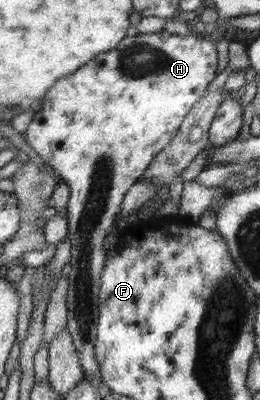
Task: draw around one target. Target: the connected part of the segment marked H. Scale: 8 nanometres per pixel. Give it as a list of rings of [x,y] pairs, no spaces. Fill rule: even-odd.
[[[162,30],[158,33],[154,34],[140,34],[137,33],[135,36],[126,36],[126,38],[122,41],[121,44],[119,44],[116,47],[116,50],[113,50],[112,52],[102,52],[102,56],[98,56],[98,58],[94,58],[94,60],[90,60],[90,64],[86,64],[86,68],[80,67],[78,68],[78,72],[72,72],[72,74],[69,75],[64,75],[64,78],[61,78],[58,80],[58,82],[54,83],[54,86],[50,88],[48,91],[48,94],[44,95],[43,102],[42,102],[42,109],[39,112],[35,112],[34,117],[32,118],[32,121],[30,122],[30,125],[28,126],[28,130],[26,130],[26,143],[28,143],[28,146],[36,152],[36,155],[39,156],[39,158],[46,162],[58,176],[70,187],[70,198],[68,200],[67,206],[64,209],[64,212],[66,212],[66,217],[68,217],[68,236],[66,240],[70,240],[70,244],[72,244],[72,251],[71,251],[71,257],[70,257],[70,264],[71,264],[71,271],[68,274],[68,290],[67,290],[67,306],[68,306],[68,320],[67,320],[67,329],[68,332],[72,335],[72,342],[74,343],[74,347],[76,347],[76,351],[78,351],[78,358],[80,360],[80,364],[82,368],[84,368],[84,372],[87,376],[94,376],[94,378],[101,378],[100,376],[100,369],[98,369],[98,360],[96,359],[96,348],[94,348],[94,344],[96,343],[97,340],[97,324],[100,322],[100,292],[101,292],[101,278],[102,278],[102,267],[105,266],[106,262],[106,257],[107,254],[104,252],[102,249],[102,243],[104,243],[104,239],[108,234],[108,228],[112,226],[112,224],[115,224],[117,222],[117,216],[120,213],[120,210],[122,208],[122,201],[124,198],[124,194],[132,188],[132,186],[135,186],[137,182],[142,178],[142,176],[147,172],[147,169],[150,168],[150,164],[153,162],[154,159],[157,158],[158,154],[162,153],[164,149],[169,147],[171,144],[171,141],[174,139],[174,136],[177,136],[177,133],[180,131],[181,125],[184,123],[185,117],[191,112],[192,108],[196,105],[198,100],[200,100],[200,96],[204,94],[204,90],[206,88],[209,88],[209,84],[213,82],[214,79],[216,79],[216,70],[218,70],[218,54],[216,54],[216,46],[214,46],[214,42],[212,42],[212,37],[207,38],[204,40],[204,38],[196,38],[196,34],[192,34],[189,36],[182,36],[176,35],[176,34],[171,34],[166,32],[165,30]]]

